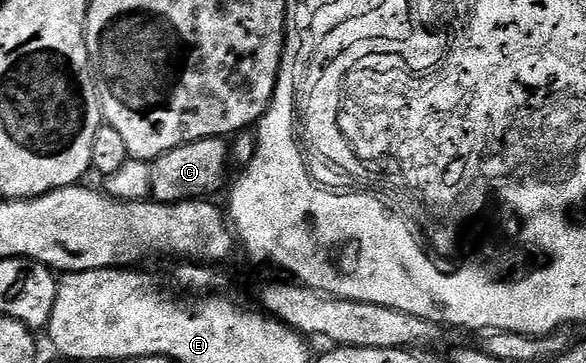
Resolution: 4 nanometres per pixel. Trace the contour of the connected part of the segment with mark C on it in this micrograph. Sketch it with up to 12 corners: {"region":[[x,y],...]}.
{"region":[[225,139],[182,144],[150,164],[157,202],[204,200],[224,186]]}

